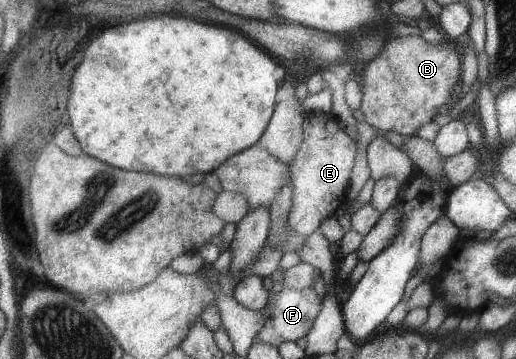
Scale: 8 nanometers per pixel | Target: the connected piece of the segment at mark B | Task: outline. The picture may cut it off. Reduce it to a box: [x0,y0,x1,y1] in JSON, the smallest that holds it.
[358,35,462,135]

